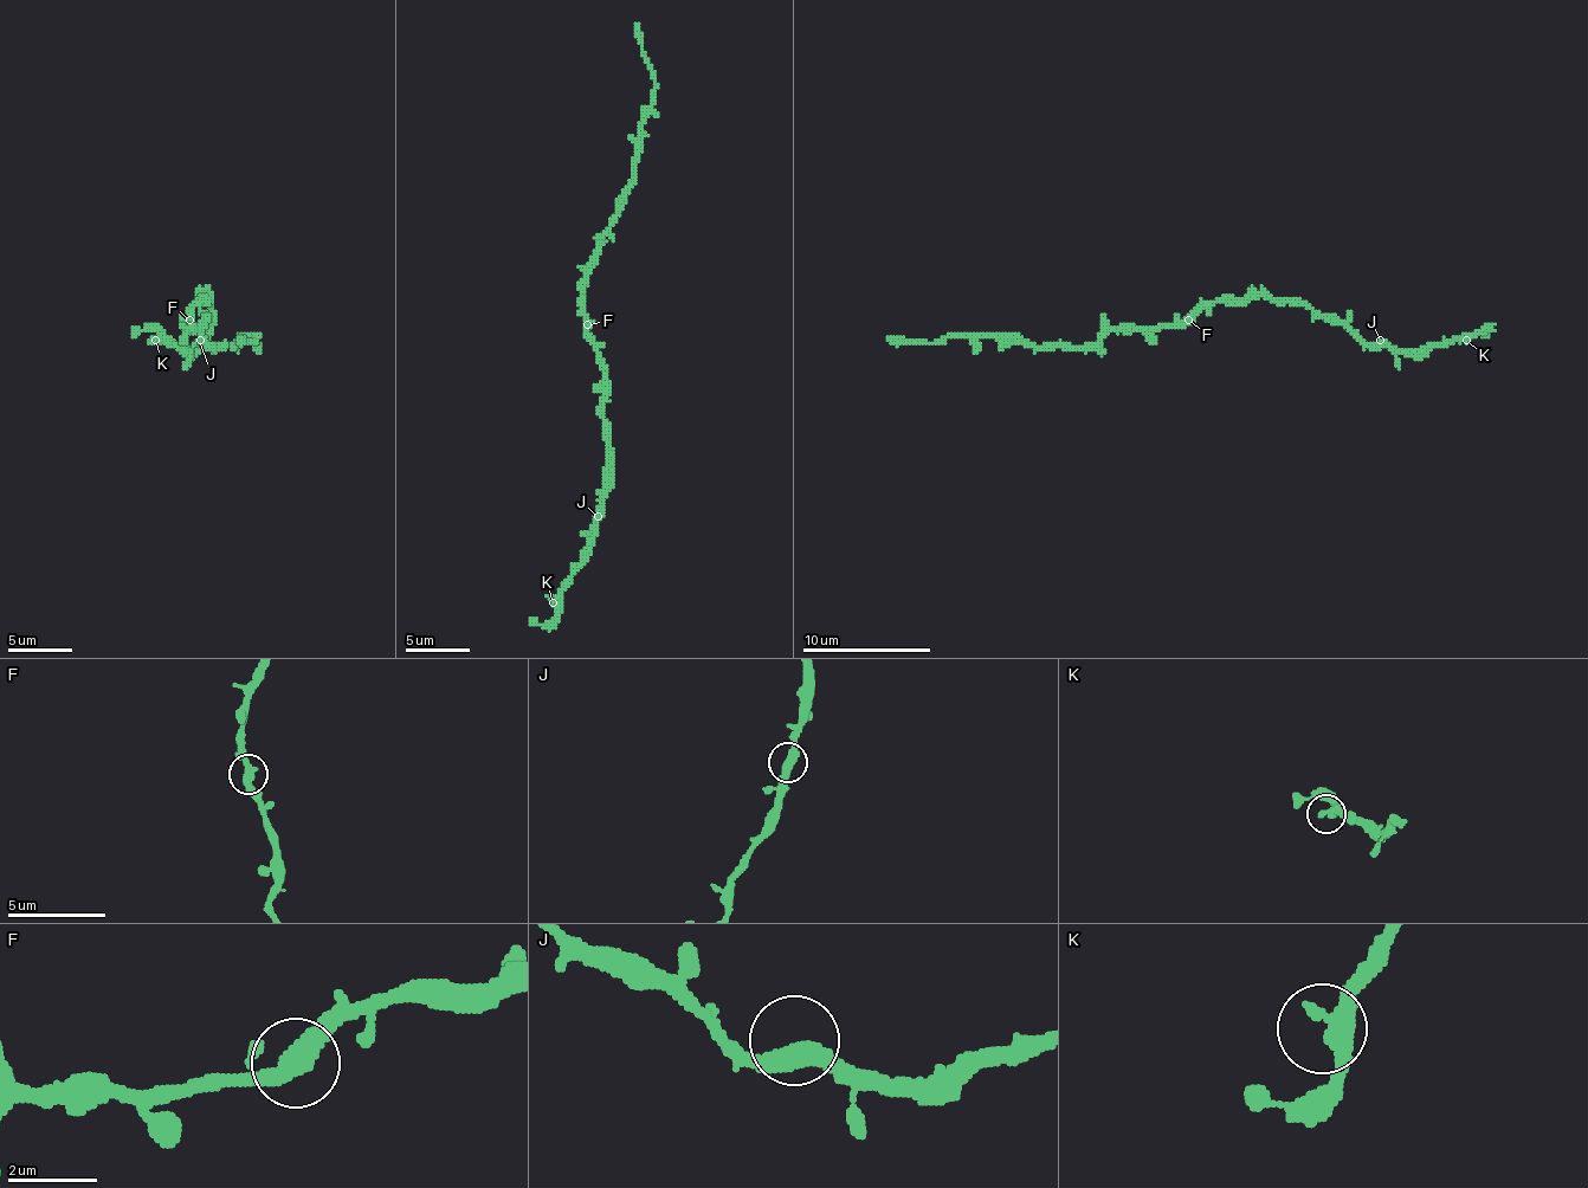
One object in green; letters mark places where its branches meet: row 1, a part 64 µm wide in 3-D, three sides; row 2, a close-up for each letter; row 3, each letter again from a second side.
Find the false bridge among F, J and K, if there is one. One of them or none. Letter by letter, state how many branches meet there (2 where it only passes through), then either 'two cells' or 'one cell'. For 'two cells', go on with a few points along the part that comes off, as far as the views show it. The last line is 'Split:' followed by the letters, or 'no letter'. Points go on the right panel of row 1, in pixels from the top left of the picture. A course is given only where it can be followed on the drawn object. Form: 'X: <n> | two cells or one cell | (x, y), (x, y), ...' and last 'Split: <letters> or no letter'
F: 2 | one cell
J: 2 | one cell
K: 2 | one cell
Split: no letter

